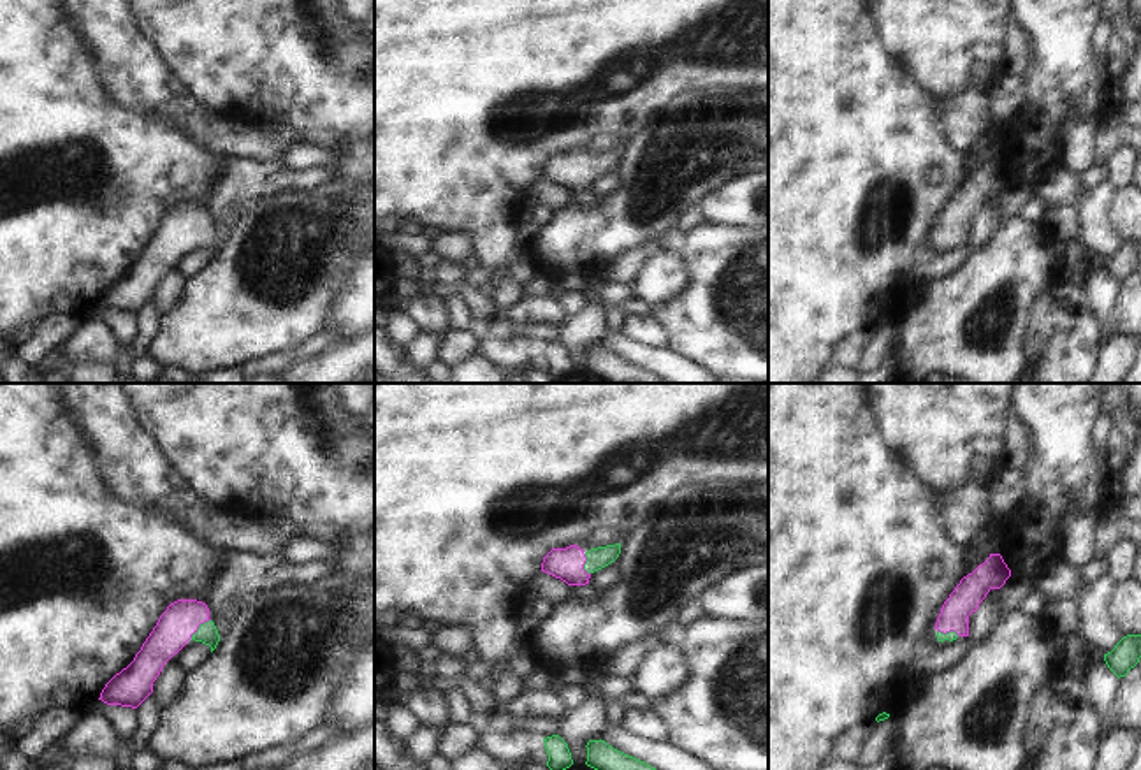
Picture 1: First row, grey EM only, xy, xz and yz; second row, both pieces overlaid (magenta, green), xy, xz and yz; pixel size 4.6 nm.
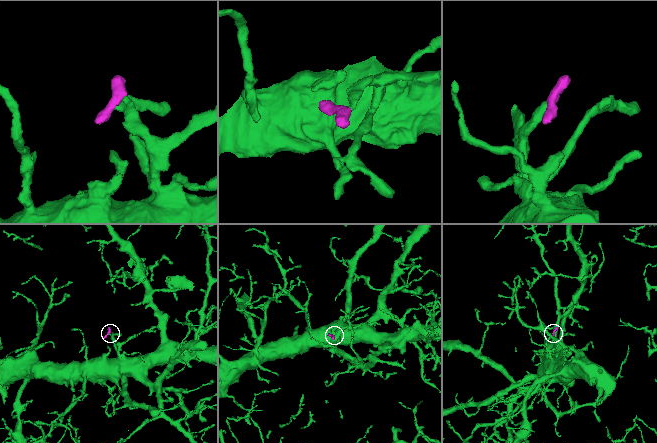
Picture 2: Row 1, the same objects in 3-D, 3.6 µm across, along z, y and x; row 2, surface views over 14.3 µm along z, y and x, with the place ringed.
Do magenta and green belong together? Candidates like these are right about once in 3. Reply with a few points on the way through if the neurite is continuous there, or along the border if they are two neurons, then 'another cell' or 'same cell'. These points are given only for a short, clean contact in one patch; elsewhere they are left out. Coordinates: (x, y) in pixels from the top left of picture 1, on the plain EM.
way xy (181, 225), (199, 231), (206, 239); same cell

